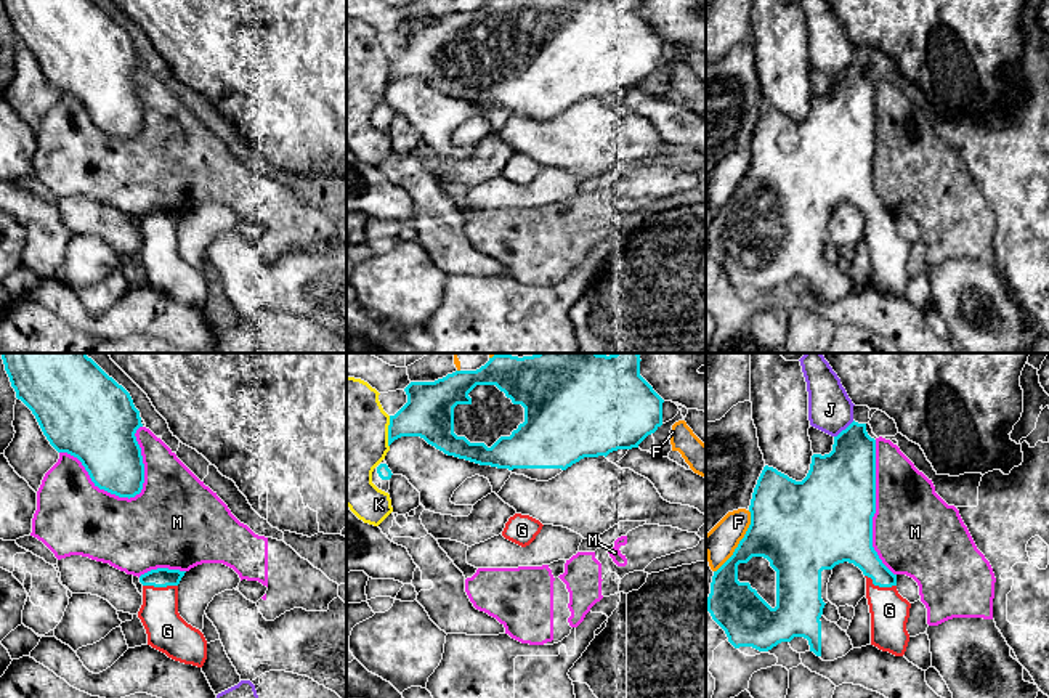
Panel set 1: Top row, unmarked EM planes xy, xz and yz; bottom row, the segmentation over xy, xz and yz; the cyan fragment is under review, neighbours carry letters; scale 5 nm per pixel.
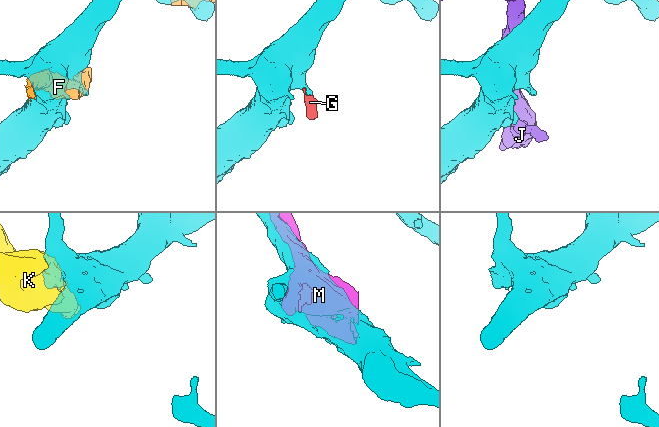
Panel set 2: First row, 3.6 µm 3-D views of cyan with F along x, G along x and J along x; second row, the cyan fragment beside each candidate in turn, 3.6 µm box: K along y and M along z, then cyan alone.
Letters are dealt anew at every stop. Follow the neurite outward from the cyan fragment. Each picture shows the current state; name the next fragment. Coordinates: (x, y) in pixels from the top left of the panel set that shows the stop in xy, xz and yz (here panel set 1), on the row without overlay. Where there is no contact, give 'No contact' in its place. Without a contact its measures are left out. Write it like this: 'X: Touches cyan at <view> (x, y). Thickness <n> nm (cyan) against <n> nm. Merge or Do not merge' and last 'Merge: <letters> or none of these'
F: Touches cyan at yz (740, 182). Thickness 380 nm (cyan) against 160 nm. Do not merge
G: Touches cyan at xy (161, 227). Thickness 100 nm (cyan) against 200 nm. Merge
J: Touches cyan at yz (846, 69). Thickness 300 nm (cyan) against 220 nm. Do not merge
K: Touches cyan at xz (388, 73). Thickness 260 nm (cyan) against 420 nm. Do not merge
M: Touches cyan at xy (98, 127). Thickness 320 nm (cyan) against 380 nm. Do not merge
Merge: G

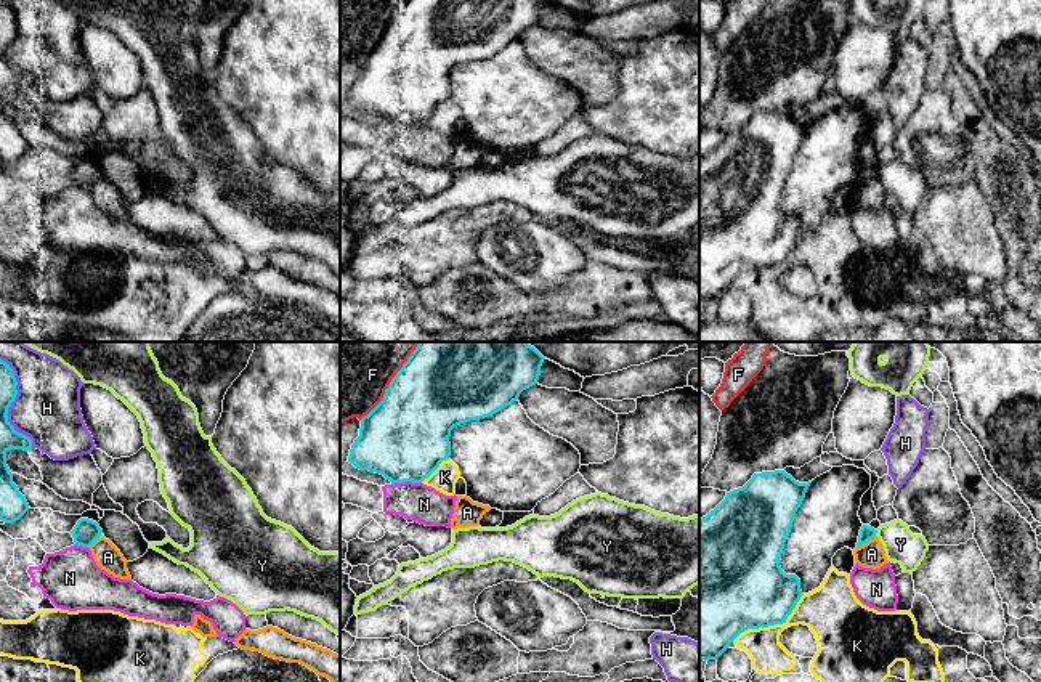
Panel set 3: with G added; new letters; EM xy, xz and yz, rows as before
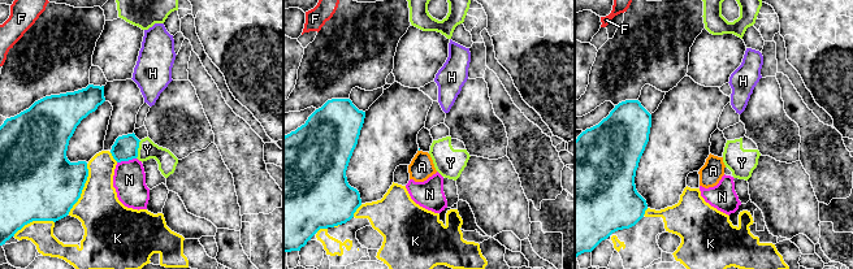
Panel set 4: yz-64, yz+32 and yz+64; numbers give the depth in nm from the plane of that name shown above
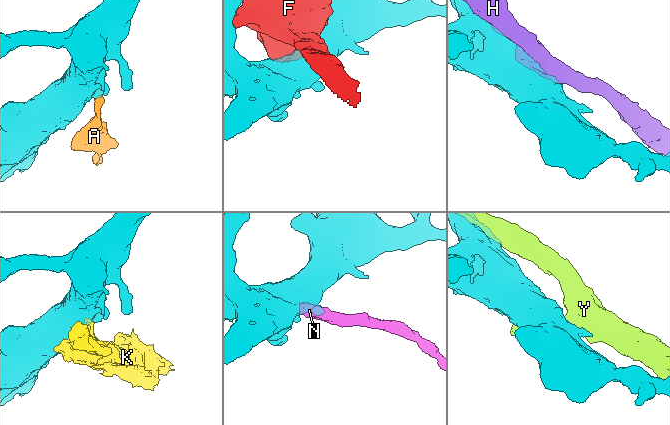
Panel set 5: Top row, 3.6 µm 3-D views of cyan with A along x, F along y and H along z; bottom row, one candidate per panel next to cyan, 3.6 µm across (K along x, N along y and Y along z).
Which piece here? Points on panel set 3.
A: Touches cyan at yz (865, 183). Thickness 70 nm (cyan) against 130 nm. Do not merge
F: Touches cyan at xz (385, 31). Thickness 420 nm (cyan) against 300 nm. Do not merge
H: Touches cyan at xy (10, 45). Thickness 100 nm (cyan) against 340 nm. Do not merge
K: Touches cyan at yz (772, 265). Thickness 440 nm (cyan) against 200 nm. Do not merge
N: Touches cyan at xz (406, 121). Thickness 440 nm (cyan) against 190 nm. Do not merge
Y: Touches cyan at yz (876, 172). Thickness 70 nm (cyan) against 170 nm. Do not merge
Merge: none of these

